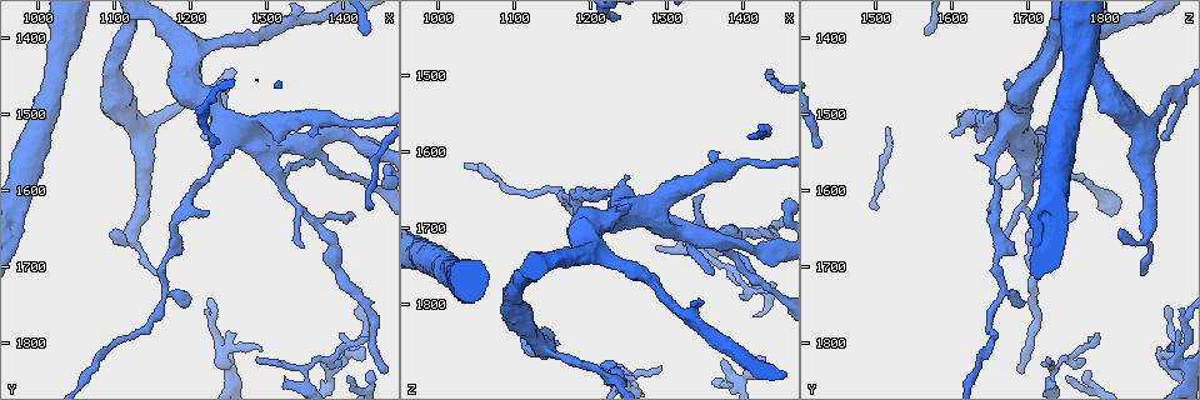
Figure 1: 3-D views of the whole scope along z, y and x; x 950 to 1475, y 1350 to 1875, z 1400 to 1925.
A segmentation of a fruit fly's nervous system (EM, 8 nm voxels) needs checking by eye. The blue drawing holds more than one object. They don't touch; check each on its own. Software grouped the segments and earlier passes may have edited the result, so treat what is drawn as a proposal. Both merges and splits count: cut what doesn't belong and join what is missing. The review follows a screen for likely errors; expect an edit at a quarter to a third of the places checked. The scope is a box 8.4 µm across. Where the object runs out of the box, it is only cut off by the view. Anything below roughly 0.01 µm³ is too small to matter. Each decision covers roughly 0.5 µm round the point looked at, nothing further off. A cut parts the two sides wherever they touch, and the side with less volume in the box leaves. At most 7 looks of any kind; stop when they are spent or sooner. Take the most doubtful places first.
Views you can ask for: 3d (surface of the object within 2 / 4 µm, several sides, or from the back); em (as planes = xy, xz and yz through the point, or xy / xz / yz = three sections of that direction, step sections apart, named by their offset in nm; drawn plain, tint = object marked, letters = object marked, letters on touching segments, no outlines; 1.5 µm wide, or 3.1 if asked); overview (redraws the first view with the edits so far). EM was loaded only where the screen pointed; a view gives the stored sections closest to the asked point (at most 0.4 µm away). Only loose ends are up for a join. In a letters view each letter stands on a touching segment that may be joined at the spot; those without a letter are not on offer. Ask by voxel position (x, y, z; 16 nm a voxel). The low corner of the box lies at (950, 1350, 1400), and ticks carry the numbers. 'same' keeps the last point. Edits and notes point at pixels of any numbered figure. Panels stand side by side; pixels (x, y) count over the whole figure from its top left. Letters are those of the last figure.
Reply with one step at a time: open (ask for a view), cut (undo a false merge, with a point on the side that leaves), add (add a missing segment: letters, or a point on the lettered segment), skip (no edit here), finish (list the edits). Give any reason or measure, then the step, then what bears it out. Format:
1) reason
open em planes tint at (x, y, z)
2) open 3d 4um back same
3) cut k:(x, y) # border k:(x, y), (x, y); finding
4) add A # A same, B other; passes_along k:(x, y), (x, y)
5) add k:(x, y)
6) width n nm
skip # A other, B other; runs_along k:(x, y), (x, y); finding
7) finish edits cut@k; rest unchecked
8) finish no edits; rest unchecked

small branch off a trunk
open em planes letters at (1320, 1600, 1700)

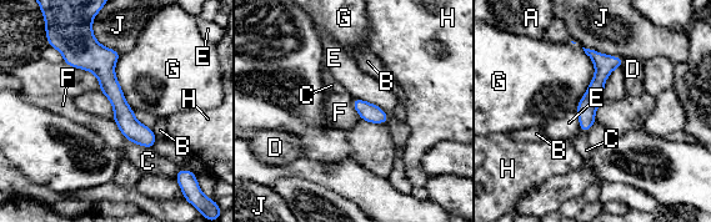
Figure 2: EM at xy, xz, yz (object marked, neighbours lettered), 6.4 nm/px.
longest_contact G 420 nm
skip # A other, B other, C other, D other, E other, F other, G other, H other, J other; continuous, no second cell

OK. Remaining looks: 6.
branch point
open em xy step 4 tint at (1170, 1730, 1665)

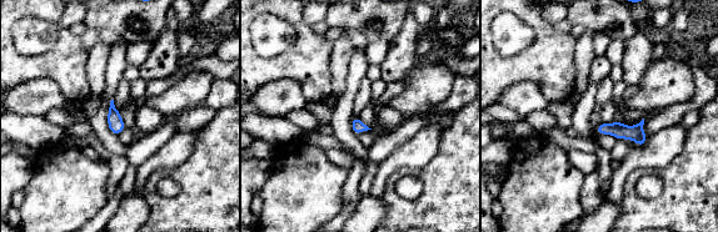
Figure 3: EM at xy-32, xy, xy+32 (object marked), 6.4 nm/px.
what lies round it
open em xy step 4 letters same

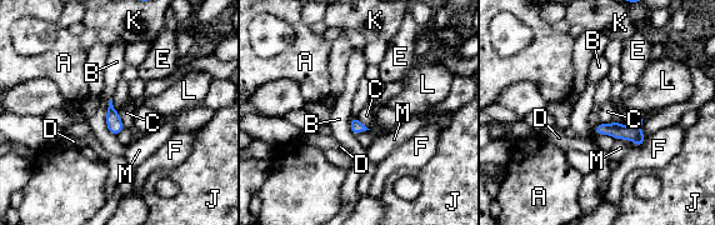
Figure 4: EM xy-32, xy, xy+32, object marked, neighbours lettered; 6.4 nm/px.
longest_contact B 260 nm
skip # A other, B other, C other, D other, E other, F other, J other, K other, L other, M other; runs_along 4:(598, 129), (633, 133), (641, 139); one cell here

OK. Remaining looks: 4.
an open end
open 3d 2um back at (1430, 1820, 1870)

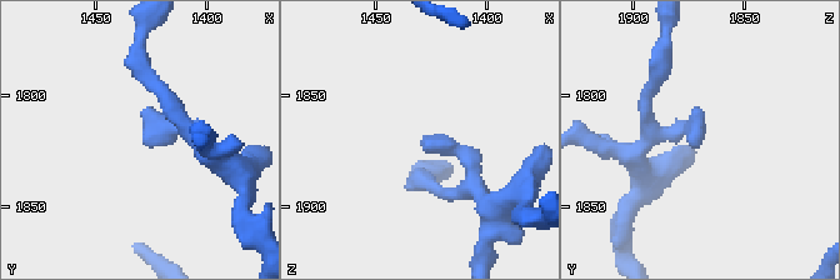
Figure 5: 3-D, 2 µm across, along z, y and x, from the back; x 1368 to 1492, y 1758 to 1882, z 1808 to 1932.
now the EM
open em planes letters at (1429, 1820, 1870)

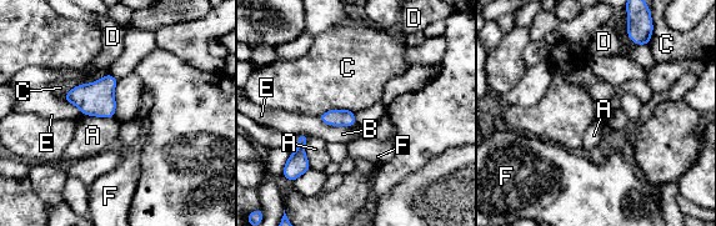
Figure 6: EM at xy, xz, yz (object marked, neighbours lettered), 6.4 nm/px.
width 110 nm
skip # A other, B other, C other, D other, E other, F other; no lettered segment goes on from it

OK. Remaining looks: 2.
finish no edits; rest unchecked

